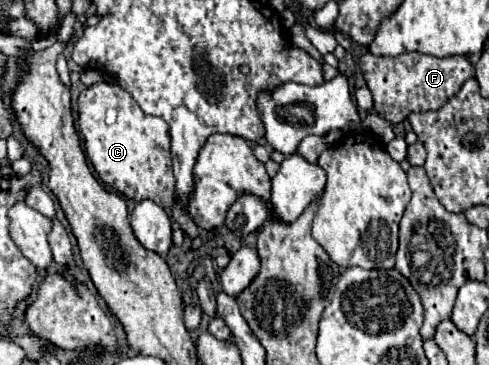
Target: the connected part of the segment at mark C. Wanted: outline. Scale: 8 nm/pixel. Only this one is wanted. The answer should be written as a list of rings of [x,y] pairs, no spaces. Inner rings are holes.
[[[96,82],[78,96],[78,132],[88,160],[106,186],[134,202],[150,198],[172,216],[174,176],[168,124],[162,118],[144,114],[122,86]]]

